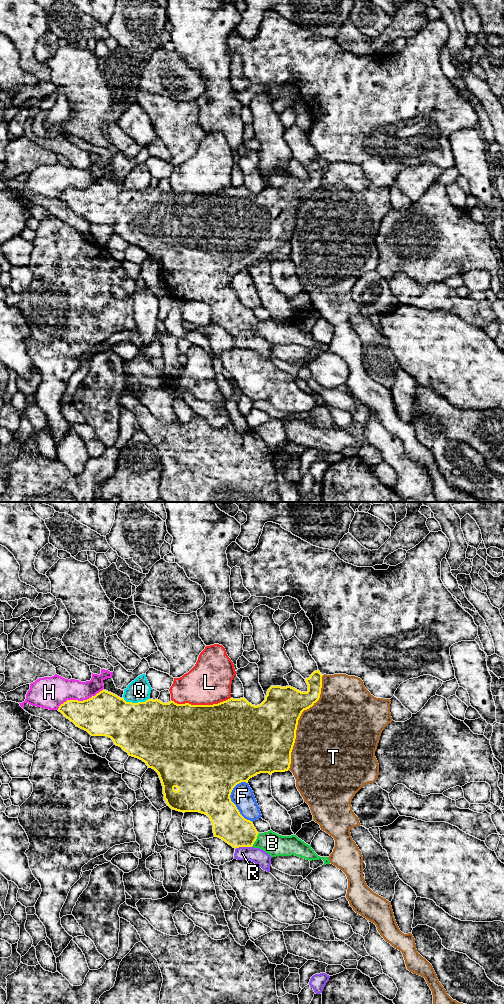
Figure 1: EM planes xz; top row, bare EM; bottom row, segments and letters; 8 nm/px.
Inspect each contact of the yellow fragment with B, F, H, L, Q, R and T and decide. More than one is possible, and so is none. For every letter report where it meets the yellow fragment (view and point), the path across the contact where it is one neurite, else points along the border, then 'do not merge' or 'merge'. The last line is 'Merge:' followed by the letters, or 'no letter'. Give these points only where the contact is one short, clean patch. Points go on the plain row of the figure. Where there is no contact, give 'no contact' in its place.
B: contact xz (255, 328); do not merge
F: contact xz (233, 291); do not merge
H: contact xz (79, 189); do not merge
L: contact xz (200, 193); do not merge
Q: contact xz (136, 191); border xz (123, 185), (126, 189), (132, 190), (144, 190), (149, 186); do not merge
R: contact xz (243, 334); way xz (229, 313), (242, 326), (243, 334), (251, 342), (258, 344); merge
T: contact xz (297, 209); do not merge
Merge: R

